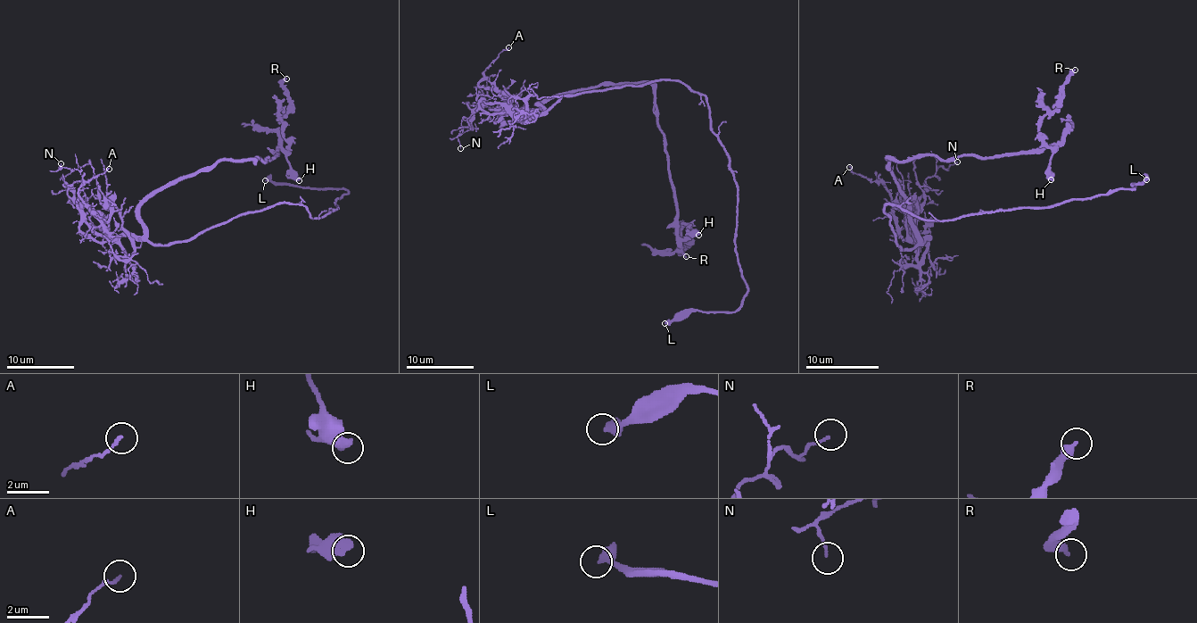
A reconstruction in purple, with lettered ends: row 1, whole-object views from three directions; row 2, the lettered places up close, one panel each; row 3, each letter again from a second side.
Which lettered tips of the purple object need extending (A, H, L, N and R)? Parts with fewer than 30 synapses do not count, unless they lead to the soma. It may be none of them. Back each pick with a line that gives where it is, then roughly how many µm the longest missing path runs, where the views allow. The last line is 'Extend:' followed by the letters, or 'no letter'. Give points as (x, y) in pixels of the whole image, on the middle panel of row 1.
L: place (664, 323); missing 3 µm
Extend: L

